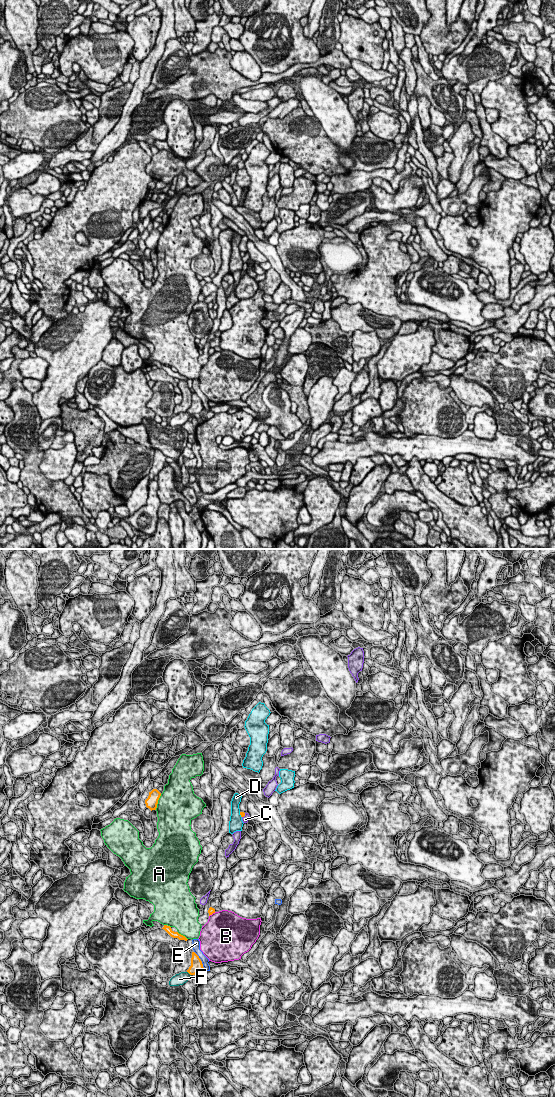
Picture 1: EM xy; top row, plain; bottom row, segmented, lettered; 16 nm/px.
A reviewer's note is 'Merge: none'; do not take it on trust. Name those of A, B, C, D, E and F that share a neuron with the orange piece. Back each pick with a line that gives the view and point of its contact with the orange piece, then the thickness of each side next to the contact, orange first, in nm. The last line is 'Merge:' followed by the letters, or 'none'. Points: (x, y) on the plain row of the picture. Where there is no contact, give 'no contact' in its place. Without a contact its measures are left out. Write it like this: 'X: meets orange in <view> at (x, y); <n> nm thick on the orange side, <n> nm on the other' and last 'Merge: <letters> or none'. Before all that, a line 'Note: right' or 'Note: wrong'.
Note: right
Merge: none

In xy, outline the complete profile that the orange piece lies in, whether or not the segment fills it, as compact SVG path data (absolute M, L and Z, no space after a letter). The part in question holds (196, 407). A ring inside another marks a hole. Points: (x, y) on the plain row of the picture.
M192 392L191 406L189 407L187 412L190 415L200 414L203 408L204 407L199 396L195 392Z

